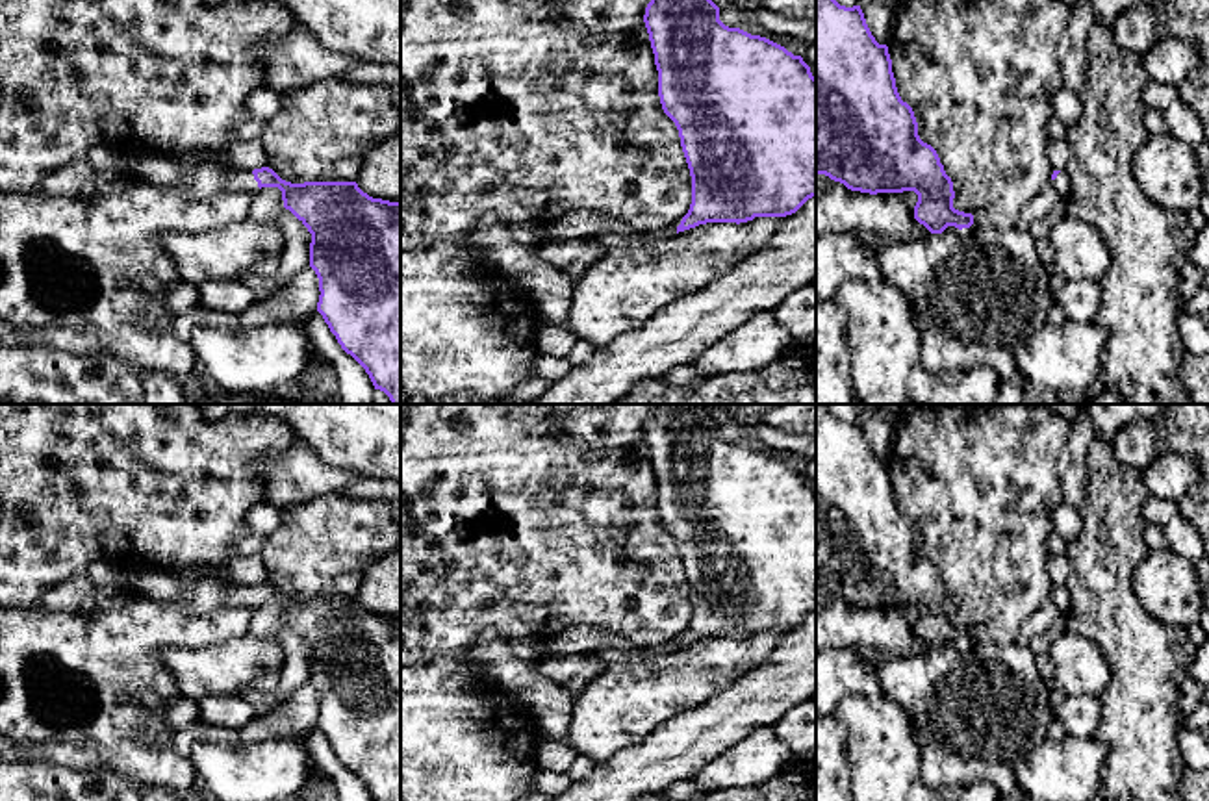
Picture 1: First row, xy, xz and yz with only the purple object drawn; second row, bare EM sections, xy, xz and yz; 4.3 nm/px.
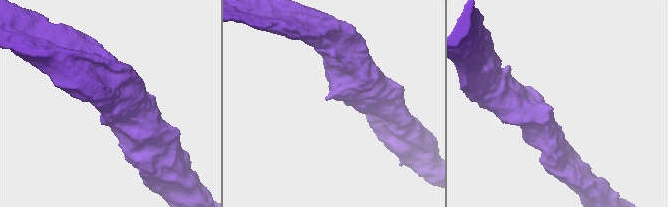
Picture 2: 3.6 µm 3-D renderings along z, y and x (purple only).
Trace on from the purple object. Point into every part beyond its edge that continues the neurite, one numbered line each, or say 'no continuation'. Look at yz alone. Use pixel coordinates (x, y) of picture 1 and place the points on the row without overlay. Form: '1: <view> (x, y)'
1: yz (1061, 599)

